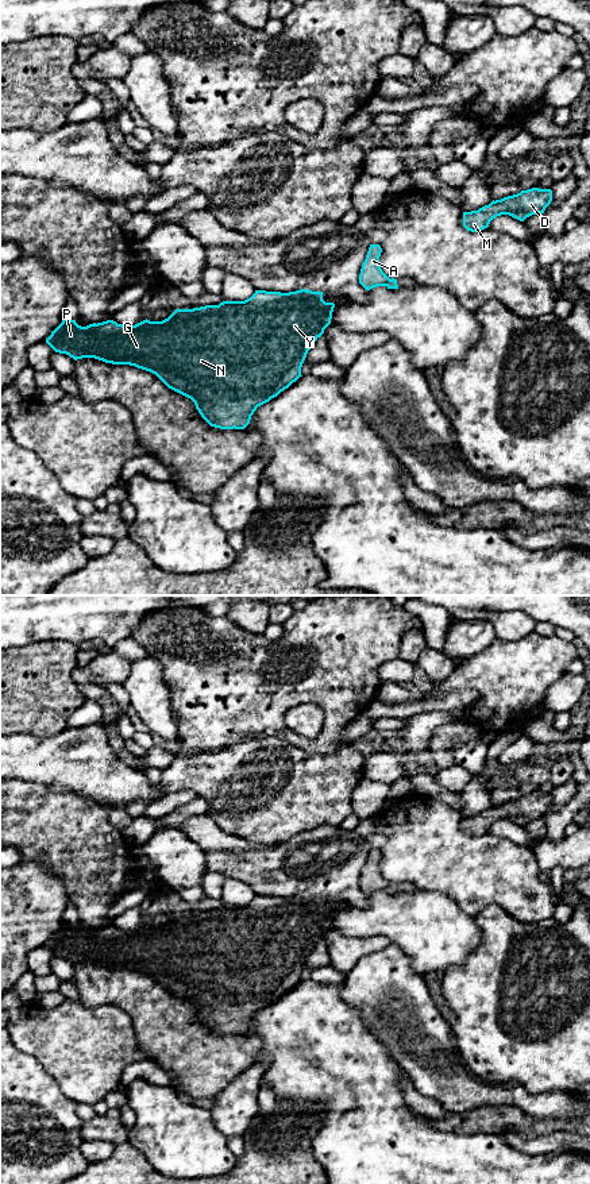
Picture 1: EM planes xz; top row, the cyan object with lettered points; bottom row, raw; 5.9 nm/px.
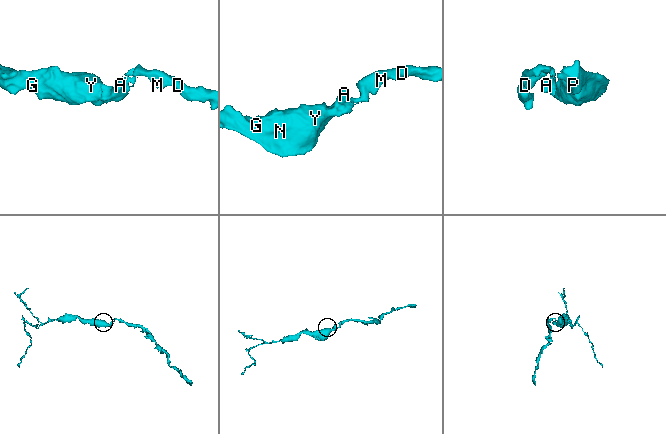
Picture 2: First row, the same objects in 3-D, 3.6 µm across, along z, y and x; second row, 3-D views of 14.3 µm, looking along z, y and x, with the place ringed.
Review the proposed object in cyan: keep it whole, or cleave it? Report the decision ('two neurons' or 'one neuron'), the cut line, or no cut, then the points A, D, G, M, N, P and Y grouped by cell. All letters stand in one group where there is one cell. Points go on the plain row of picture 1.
one neuron; no cut; A D G M N P Y

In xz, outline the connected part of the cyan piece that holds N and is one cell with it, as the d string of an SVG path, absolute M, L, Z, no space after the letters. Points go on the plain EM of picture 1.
M255 895L244 906L176 914L162 926L146 923L135 930L107 925L81 932L63 923L46 948L74 965L95 963L150 976L169 994L190 1003L211 1031L244 1034L258 1011L302 981L306 959L331 929L333 913L333 907L323 905L323 896Z

